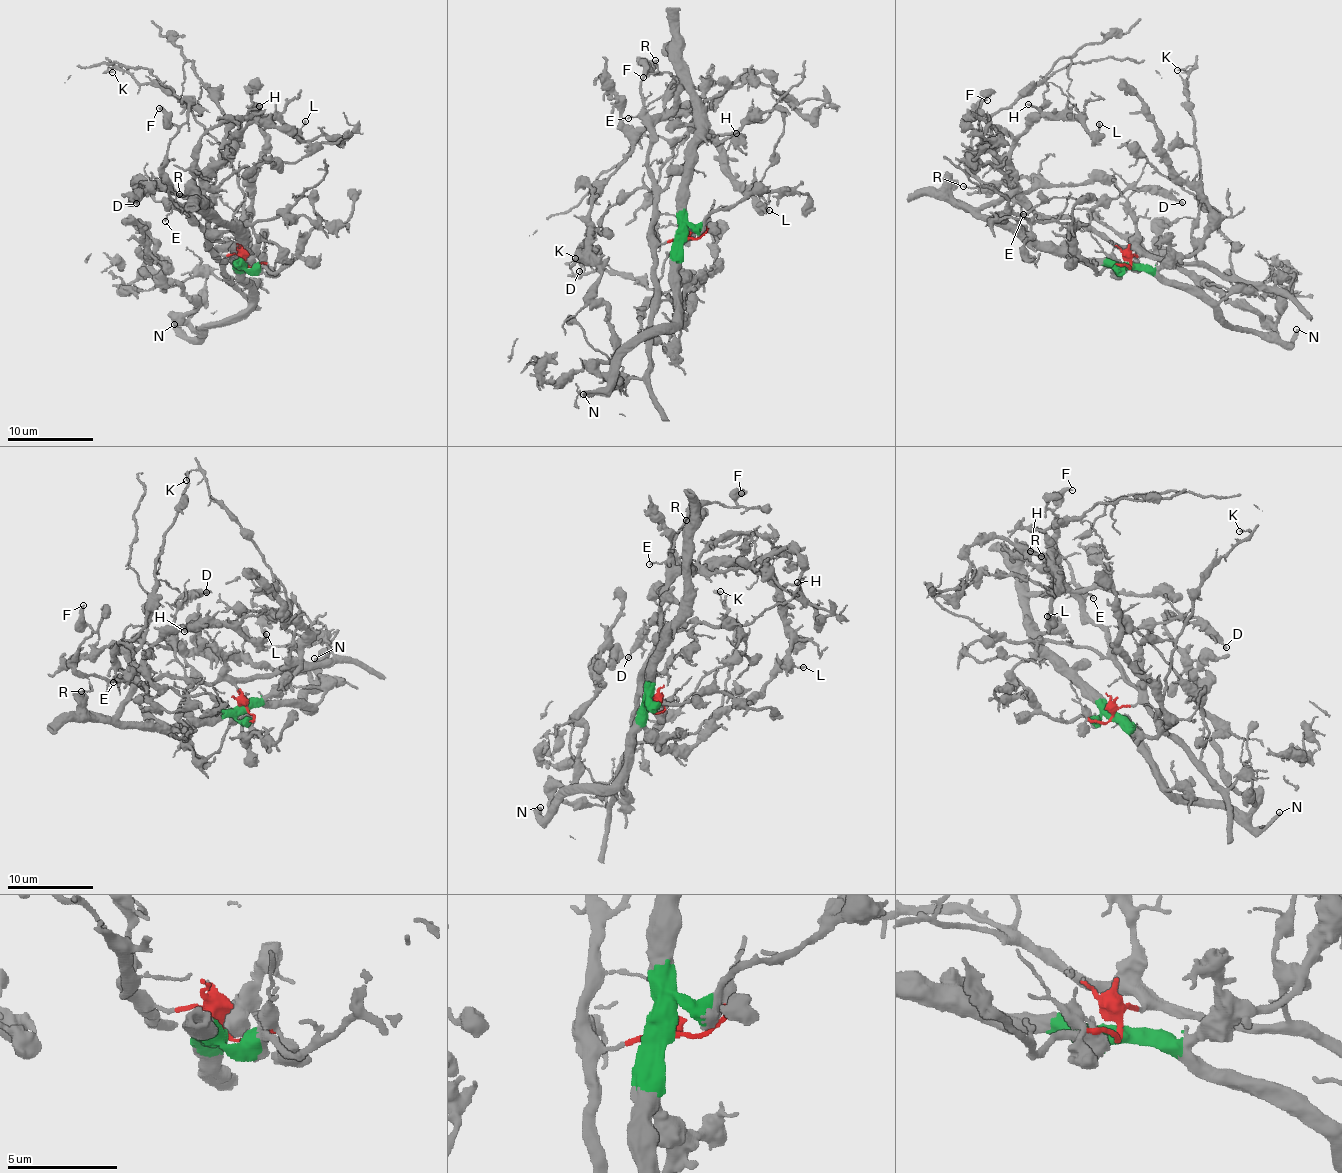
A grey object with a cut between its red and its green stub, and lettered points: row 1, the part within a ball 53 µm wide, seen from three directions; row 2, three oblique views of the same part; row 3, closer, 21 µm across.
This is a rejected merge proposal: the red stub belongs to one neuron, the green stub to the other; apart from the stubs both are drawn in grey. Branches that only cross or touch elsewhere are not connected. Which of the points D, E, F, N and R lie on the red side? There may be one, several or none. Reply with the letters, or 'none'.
D, E, F, R

